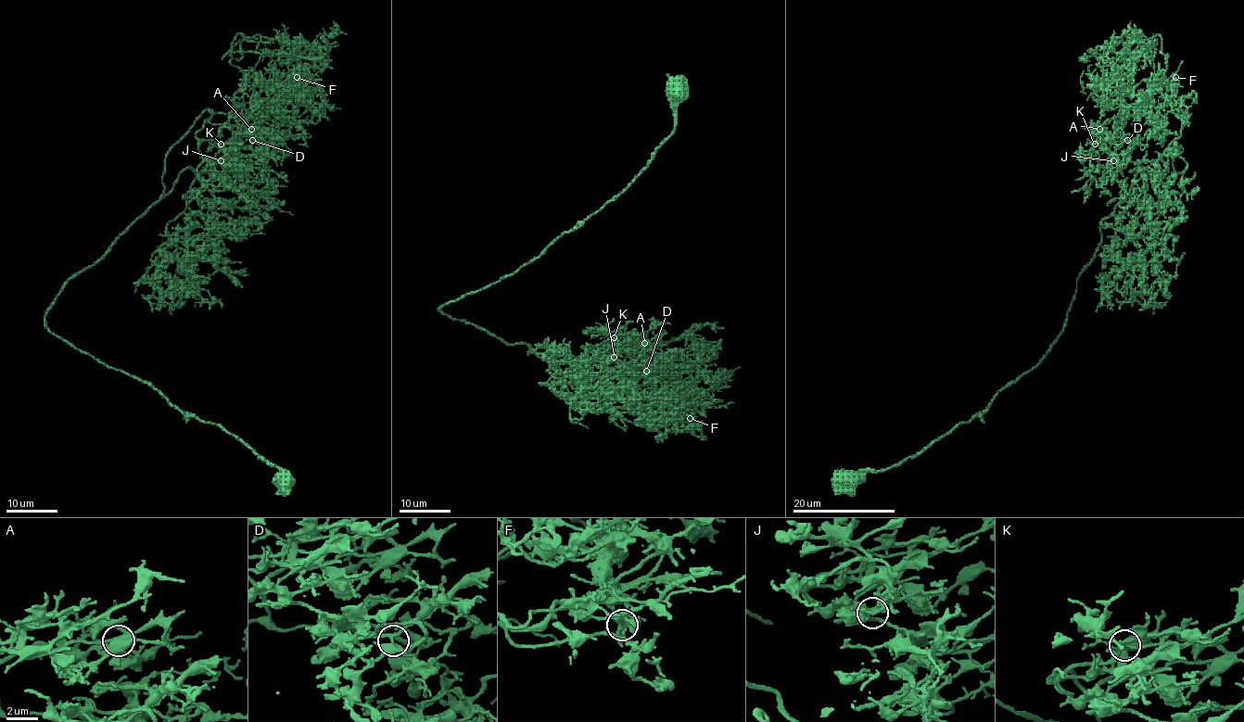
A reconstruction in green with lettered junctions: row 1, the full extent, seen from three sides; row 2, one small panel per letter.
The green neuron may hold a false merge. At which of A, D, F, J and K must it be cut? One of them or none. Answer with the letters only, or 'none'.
F

